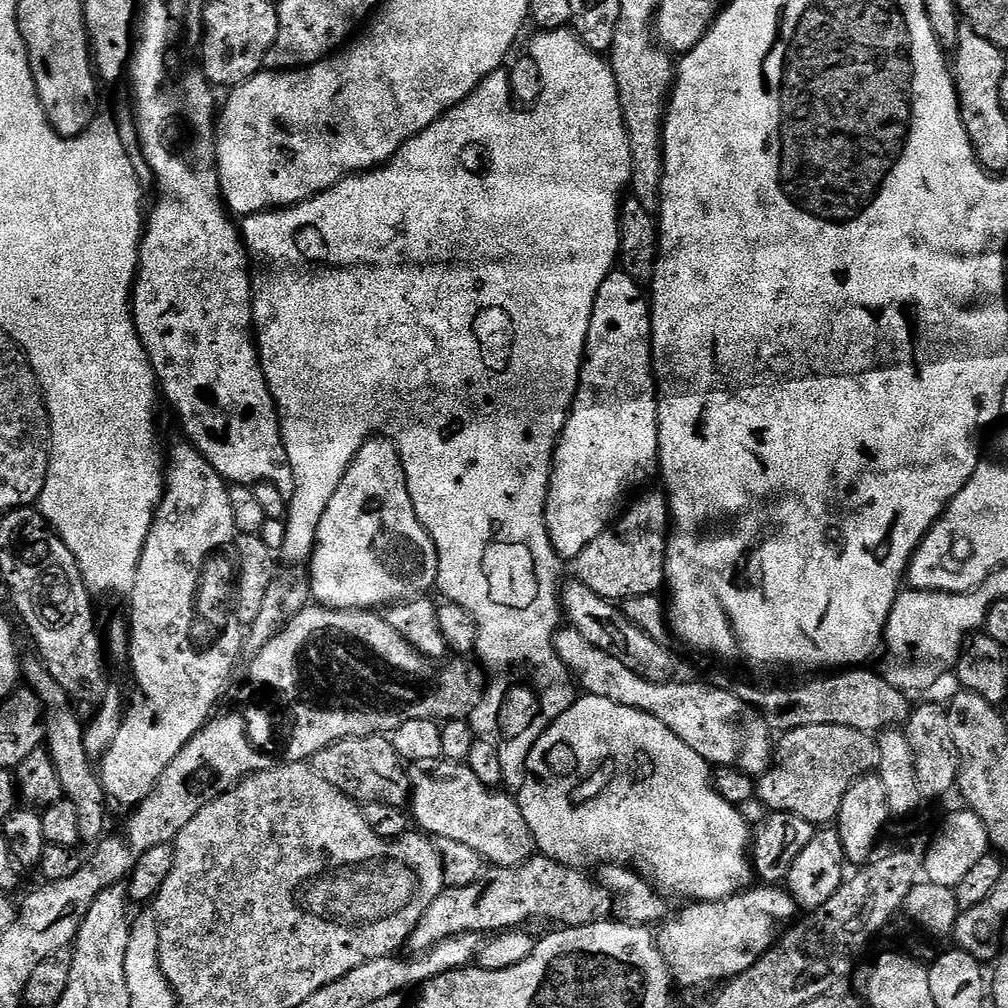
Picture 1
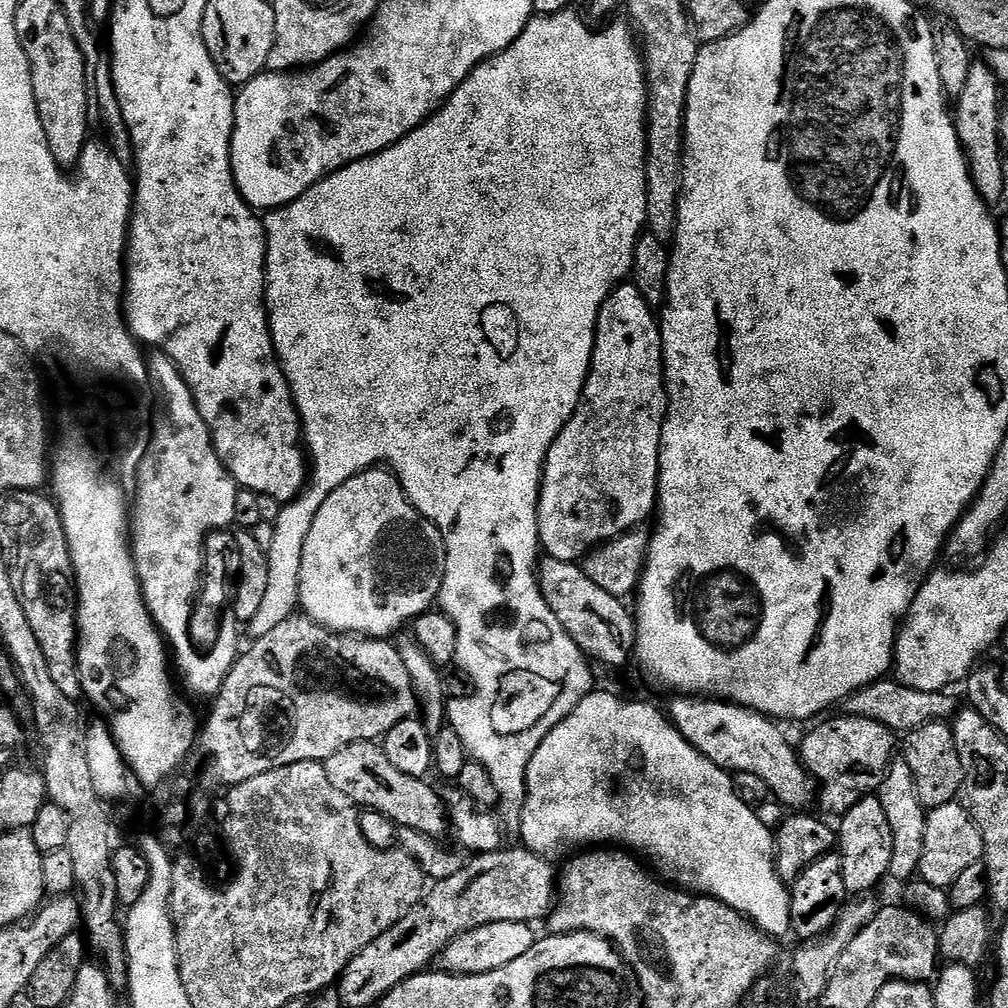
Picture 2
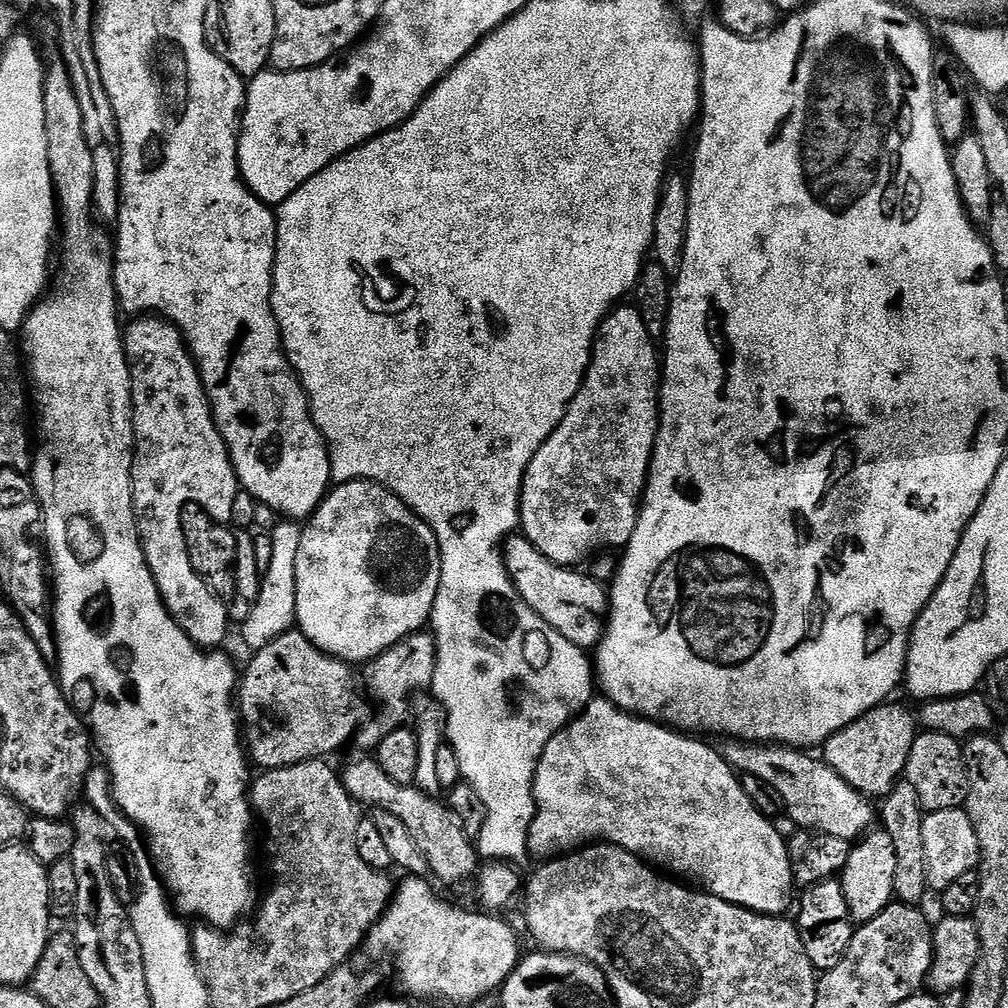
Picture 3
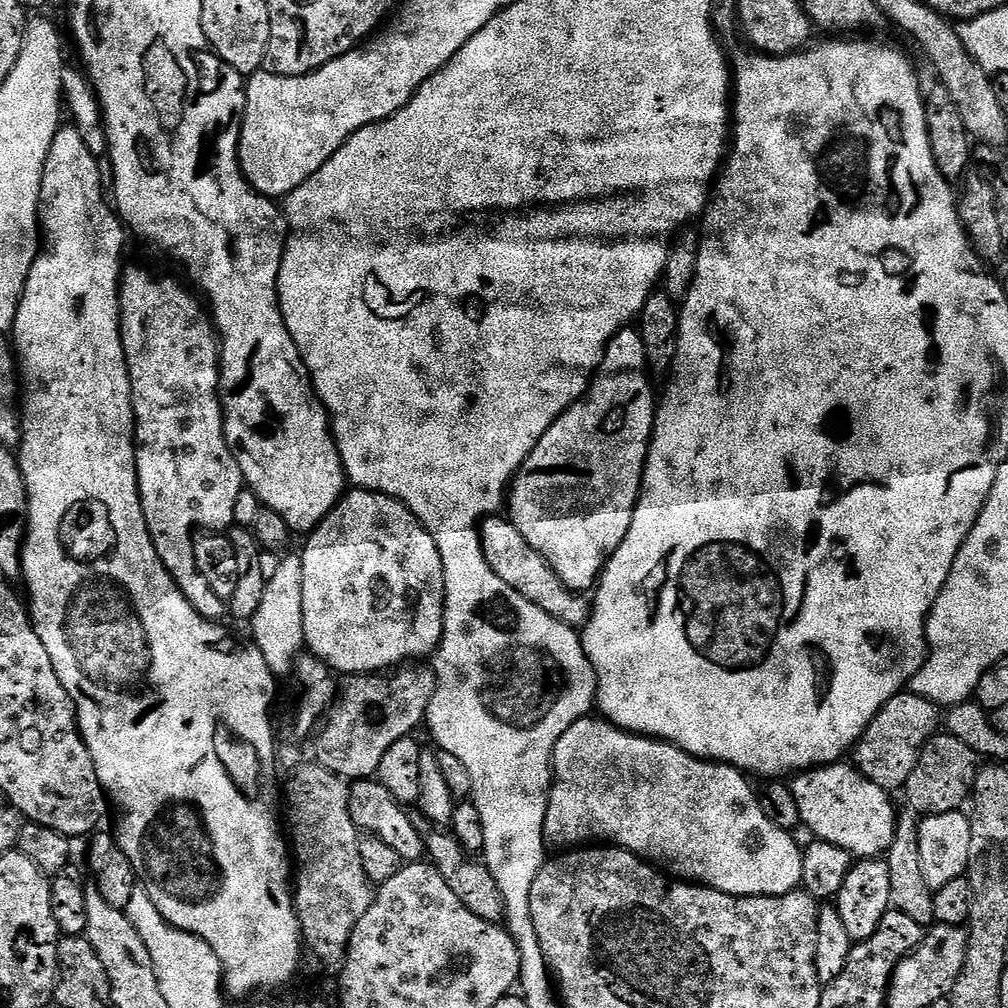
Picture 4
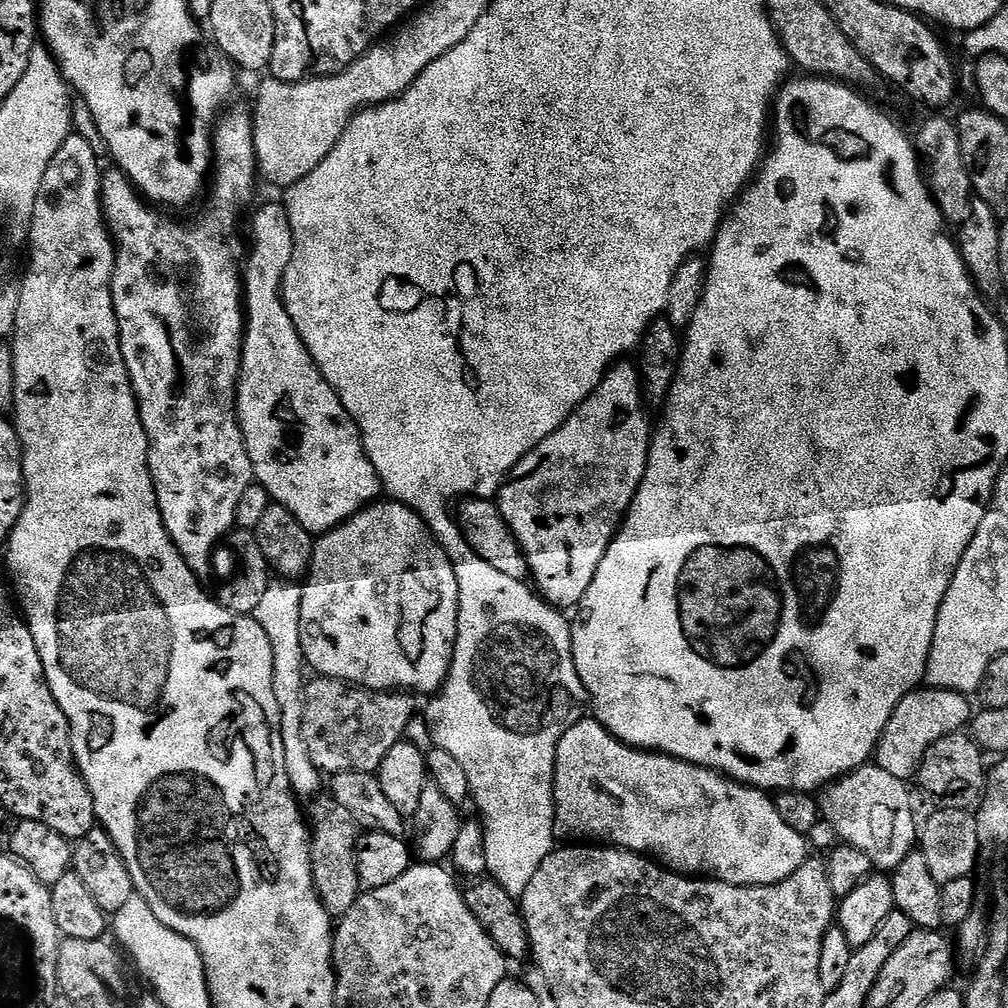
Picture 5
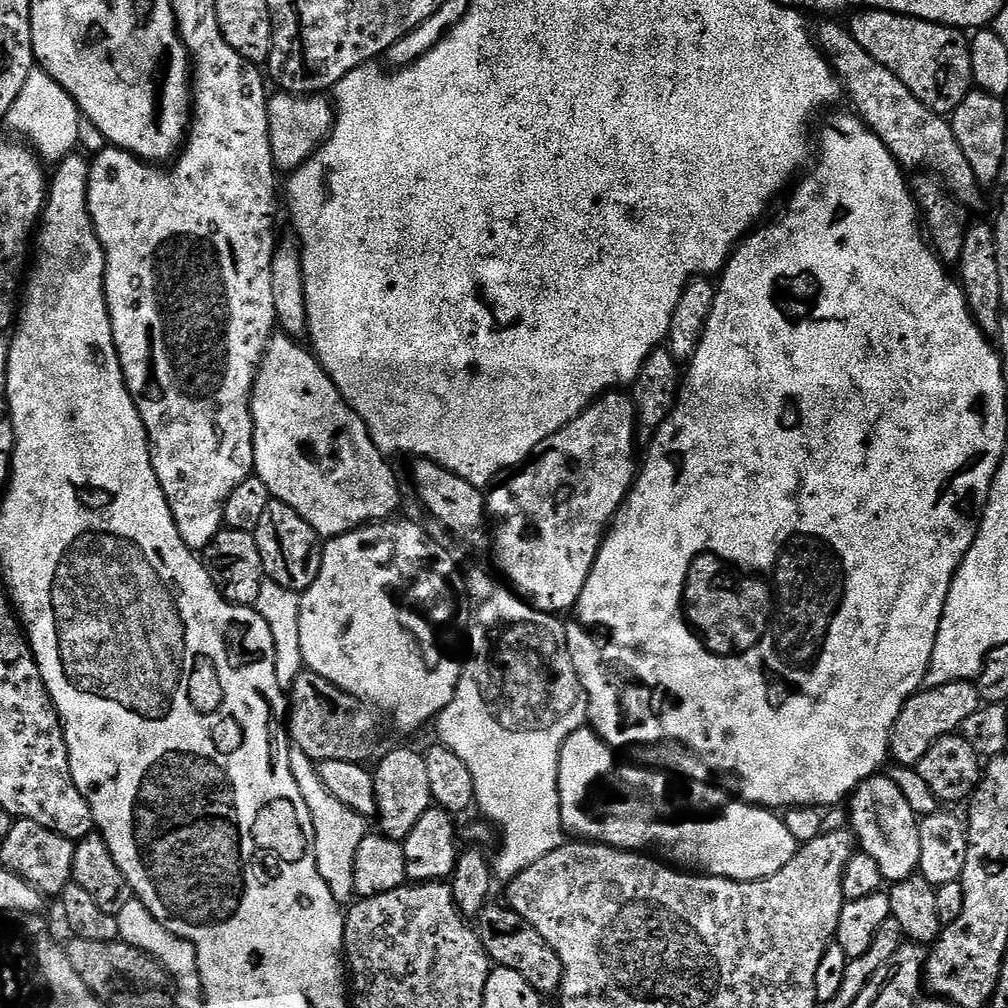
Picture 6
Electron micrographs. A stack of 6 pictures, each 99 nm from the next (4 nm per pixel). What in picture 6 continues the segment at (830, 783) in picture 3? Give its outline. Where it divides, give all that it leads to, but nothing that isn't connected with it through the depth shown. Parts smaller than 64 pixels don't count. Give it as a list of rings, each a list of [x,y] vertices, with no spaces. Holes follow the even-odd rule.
[[[886,774],[867,779],[849,797],[850,823],[857,843],[878,863],[887,883],[906,881],[919,871],[921,832],[919,817],[912,810],[898,784]]]

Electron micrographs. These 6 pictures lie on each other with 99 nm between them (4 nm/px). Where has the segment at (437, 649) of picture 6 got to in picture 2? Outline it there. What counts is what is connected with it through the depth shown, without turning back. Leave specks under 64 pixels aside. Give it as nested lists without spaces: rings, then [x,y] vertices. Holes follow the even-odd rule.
[[[369,466],[354,474],[318,510],[302,546],[300,603],[303,615],[332,632],[373,640],[392,638],[403,624],[411,625],[440,599],[444,577],[442,534],[406,498],[398,478],[384,466]]]

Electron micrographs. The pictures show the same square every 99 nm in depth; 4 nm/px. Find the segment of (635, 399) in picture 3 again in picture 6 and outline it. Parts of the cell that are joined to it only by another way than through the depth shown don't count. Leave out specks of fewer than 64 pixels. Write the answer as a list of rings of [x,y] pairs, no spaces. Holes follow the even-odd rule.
[[[613,390],[605,392],[599,400],[592,403],[588,409],[578,418],[574,418],[566,426],[562,426],[562,430],[558,430],[554,434],[550,434],[550,438],[546,438],[546,442],[542,442],[531,456],[520,465],[519,468],[511,469],[507,473],[508,480],[501,479],[499,483],[487,493],[488,497],[488,515],[494,521],[494,544],[496,540],[496,564],[500,567],[499,575],[523,599],[527,600],[532,607],[539,612],[551,612],[553,614],[567,613],[576,607],[578,598],[582,594],[582,586],[586,586],[586,578],[590,574],[590,570],[594,566],[596,556],[600,552],[600,546],[604,543],[605,535],[616,515],[624,502],[628,498],[628,492],[632,489],[632,485],[638,475],[638,456],[636,460],[636,436],[638,437],[638,429],[636,427],[636,411],[632,405],[632,397],[627,391]]]

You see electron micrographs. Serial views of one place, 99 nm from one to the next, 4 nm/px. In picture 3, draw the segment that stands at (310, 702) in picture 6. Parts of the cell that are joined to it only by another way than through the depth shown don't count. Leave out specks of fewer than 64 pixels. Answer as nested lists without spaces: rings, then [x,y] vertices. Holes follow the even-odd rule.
[[[427,631],[415,632],[408,639],[398,642],[390,650],[376,657],[363,669],[366,692],[380,709],[360,725],[360,731],[354,737],[354,744],[360,748],[375,750],[394,729],[401,727],[409,719],[410,705],[421,690],[427,689],[436,673],[436,637]],[[419,688],[424,688],[420,689]],[[417,691],[417,692],[416,692]],[[416,692],[416,693],[415,693]],[[413,695],[413,696],[412,696]],[[373,696],[373,697],[372,697]],[[409,703],[409,704],[408,704]],[[376,716],[376,717],[375,717]]]

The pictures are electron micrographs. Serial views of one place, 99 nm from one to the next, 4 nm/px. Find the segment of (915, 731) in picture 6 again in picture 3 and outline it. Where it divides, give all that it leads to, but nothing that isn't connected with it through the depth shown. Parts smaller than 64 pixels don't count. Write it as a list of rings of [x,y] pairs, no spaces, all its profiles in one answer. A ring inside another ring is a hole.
[[[885,702],[872,708],[866,714],[862,714],[850,726],[846,726],[838,734],[834,734],[822,746],[822,759],[837,774],[844,779],[854,791],[858,791],[867,798],[883,798],[896,787],[898,781],[904,776],[904,767],[910,758],[914,731],[914,716],[907,712],[900,704]]]

